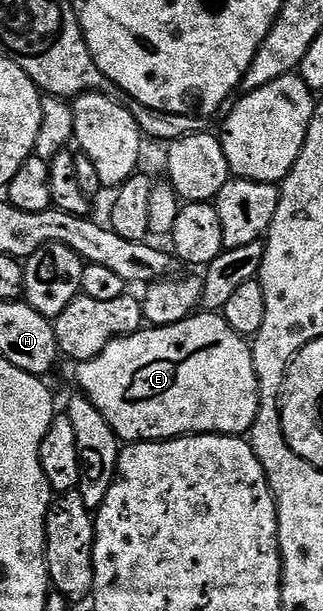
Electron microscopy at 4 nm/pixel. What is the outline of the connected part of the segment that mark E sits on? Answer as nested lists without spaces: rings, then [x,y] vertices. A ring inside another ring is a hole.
[[[202,310],[172,326],[146,326],[131,336],[113,340],[96,358],[73,365],[74,380],[92,406],[104,414],[119,441],[149,442],[207,434],[245,437],[258,413],[258,379],[250,350],[247,337],[232,330],[225,315]]]

